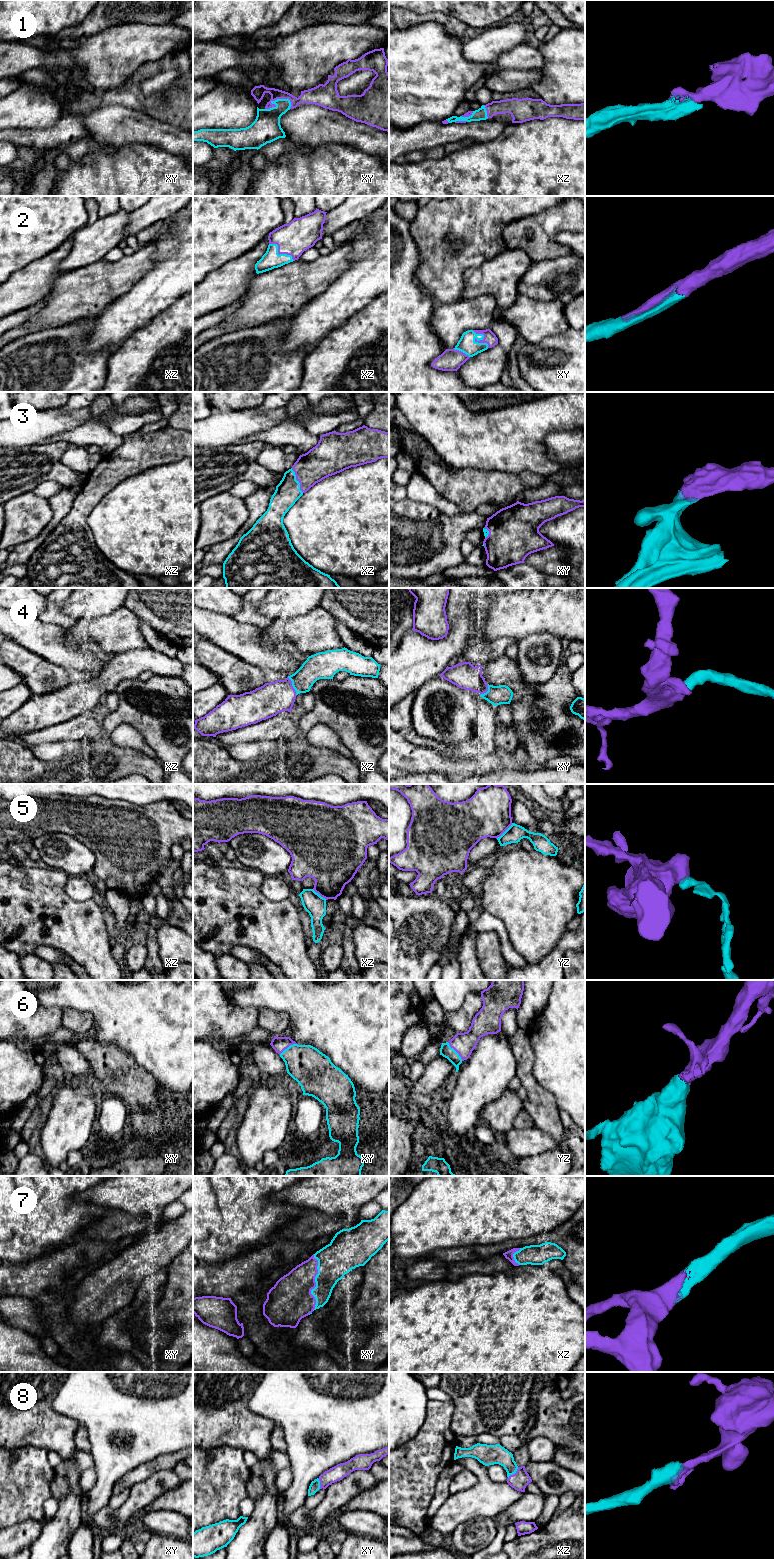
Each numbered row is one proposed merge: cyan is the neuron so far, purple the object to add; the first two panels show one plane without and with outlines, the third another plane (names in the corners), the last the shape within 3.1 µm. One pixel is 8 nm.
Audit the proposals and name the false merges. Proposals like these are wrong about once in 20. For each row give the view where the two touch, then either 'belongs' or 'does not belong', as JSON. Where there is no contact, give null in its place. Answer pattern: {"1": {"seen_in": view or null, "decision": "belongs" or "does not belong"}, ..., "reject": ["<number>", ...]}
{"1": {"seen_in": "xy", "decision": "belongs"}, "2": {"seen_in": "xy", "decision": "belongs"}, "3": {"seen_in": "xz", "decision": "belongs"}, "4": {"seen_in": "xz", "decision": "belongs"}, "5": {"seen_in": "yz", "decision": "does not belong"}, "6": {"seen_in": "yz", "decision": "belongs"}, "7": {"seen_in": "xy", "decision": "belongs"}, "8": {"seen_in": "xz", "decision": "belongs"}, "reject": ["5"]}

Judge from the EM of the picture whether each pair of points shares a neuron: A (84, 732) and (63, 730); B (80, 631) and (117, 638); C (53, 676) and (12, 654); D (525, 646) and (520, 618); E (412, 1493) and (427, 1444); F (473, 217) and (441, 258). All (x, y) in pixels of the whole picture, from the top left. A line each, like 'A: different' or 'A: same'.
A: same
B: same
C: same
D: different
E: same
F: same

